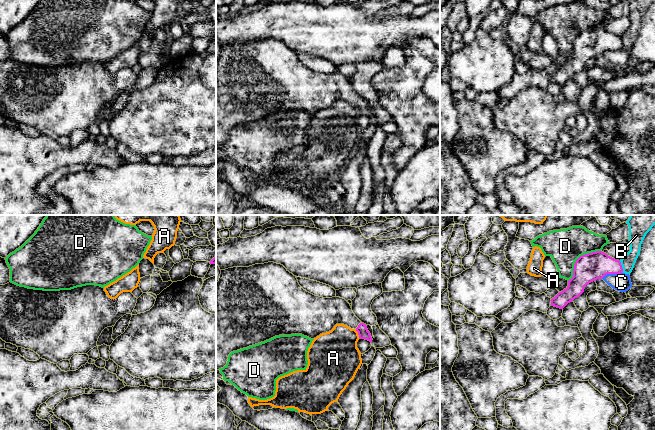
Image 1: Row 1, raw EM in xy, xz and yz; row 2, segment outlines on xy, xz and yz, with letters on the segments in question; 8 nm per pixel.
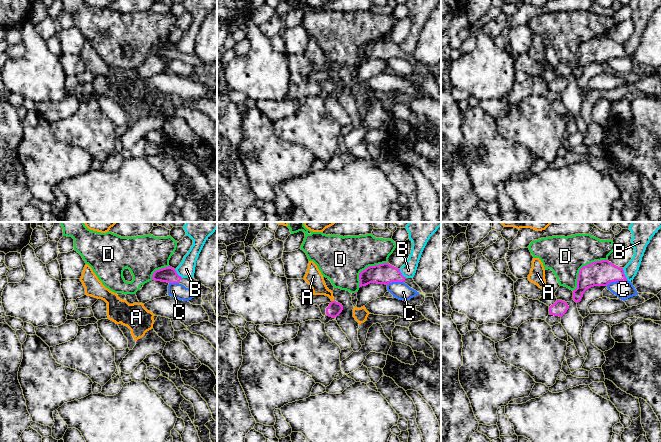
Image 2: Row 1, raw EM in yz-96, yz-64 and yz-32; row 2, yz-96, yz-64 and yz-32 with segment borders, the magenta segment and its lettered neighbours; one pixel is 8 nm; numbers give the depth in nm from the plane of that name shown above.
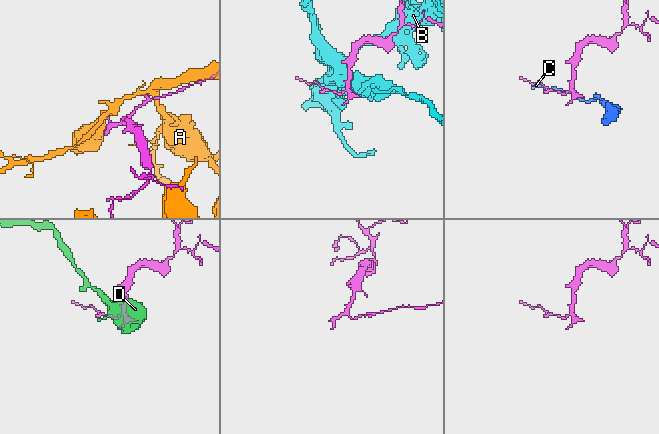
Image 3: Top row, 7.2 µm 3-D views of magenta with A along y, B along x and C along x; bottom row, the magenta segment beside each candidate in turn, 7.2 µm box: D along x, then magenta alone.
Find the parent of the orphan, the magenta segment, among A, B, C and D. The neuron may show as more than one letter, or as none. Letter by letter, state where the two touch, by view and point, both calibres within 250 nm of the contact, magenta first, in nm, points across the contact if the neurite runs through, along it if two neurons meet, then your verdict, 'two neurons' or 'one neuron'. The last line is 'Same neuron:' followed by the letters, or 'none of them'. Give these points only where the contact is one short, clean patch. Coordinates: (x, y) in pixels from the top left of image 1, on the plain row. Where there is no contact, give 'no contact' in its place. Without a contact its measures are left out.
A: xz (358, 109) | 90/360 nm | two neurons
B: yz (621, 43) | 220/110 nm | two neurons
C: yz (611, 49) | 220/150 nm | two neurons
D: yz (577, 35) | 220/280 nm | two neurons
Same neuron: none of them

